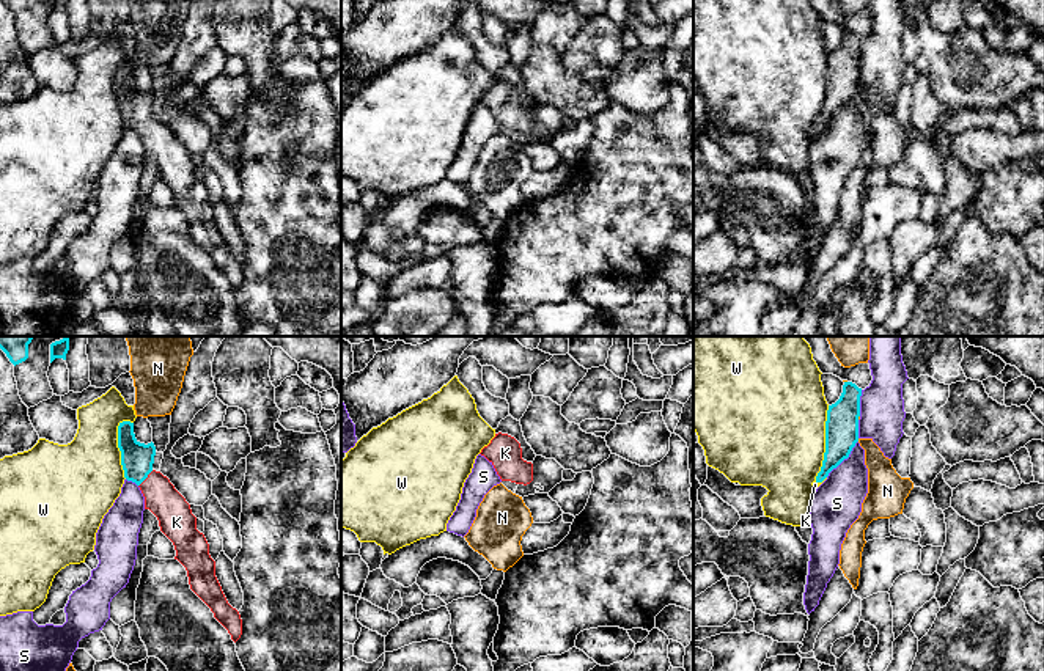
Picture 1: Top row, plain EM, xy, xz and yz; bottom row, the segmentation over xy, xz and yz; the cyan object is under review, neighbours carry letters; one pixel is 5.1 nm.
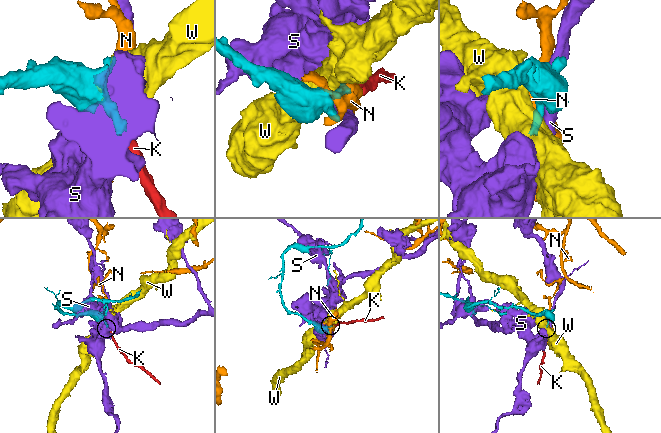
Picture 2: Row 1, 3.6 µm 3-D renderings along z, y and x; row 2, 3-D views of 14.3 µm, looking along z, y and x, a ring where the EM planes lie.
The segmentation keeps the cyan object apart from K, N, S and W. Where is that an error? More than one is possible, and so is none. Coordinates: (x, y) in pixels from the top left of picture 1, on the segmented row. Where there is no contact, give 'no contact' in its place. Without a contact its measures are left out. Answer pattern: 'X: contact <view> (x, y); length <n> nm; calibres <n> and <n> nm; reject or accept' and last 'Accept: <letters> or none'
K: contact xy (147, 476); length 120 nm; calibres 170 and 180 nm; accept
N: contact yz (859, 415); length 30 nm; calibres 180 and 20 nm; reject
S: contact yz (845, 458); length 260 nm; calibres 180 and 260 nm; reject
W: contact yz (826, 445); length 400 nm; calibres 180 and 500 nm; reject
Accept: K

